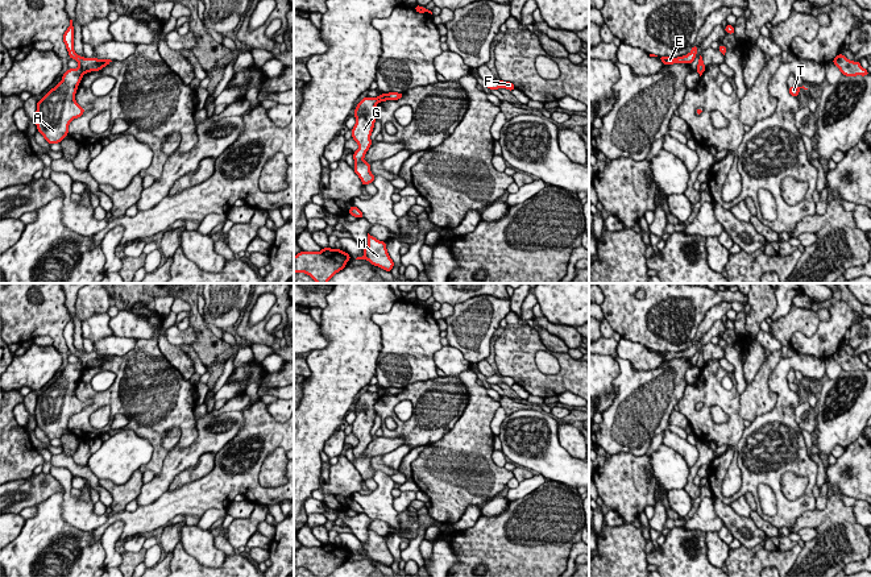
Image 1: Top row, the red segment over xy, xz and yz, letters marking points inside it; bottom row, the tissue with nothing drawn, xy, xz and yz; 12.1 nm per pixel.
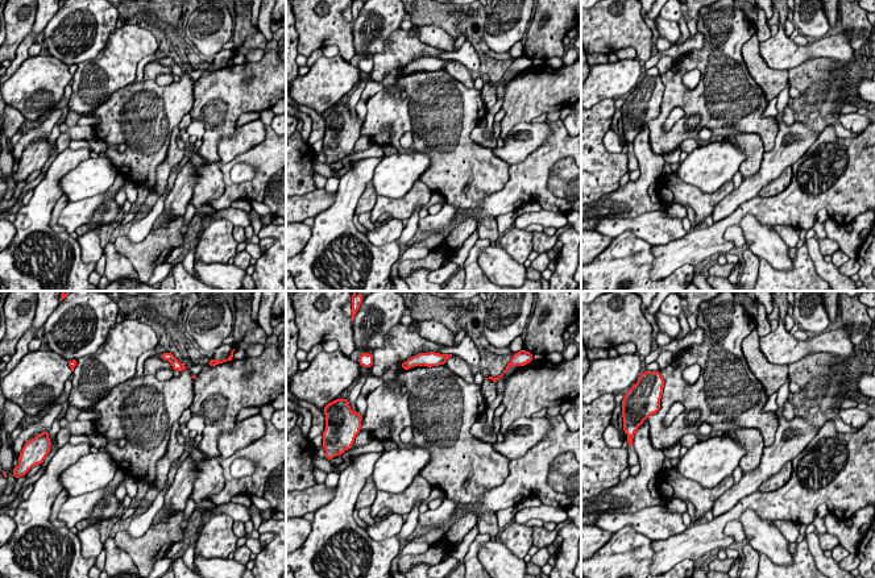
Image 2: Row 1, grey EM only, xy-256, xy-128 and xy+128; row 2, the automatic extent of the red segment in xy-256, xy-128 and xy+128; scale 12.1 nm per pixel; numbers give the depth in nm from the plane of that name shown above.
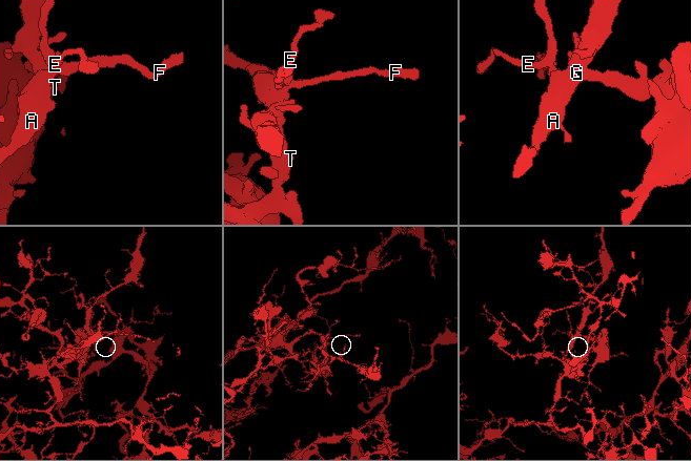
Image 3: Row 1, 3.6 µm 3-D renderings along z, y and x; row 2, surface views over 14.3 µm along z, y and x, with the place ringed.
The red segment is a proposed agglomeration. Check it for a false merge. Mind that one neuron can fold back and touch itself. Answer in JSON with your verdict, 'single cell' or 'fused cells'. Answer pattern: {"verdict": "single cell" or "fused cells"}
{"verdict": "fused cells"}

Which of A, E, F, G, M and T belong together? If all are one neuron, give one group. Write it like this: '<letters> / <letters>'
A G M T / E F

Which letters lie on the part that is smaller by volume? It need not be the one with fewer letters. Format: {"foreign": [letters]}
{"foreign": ["E", "F"]}

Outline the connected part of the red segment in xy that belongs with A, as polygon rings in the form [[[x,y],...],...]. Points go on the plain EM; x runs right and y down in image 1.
[[[80,362],[69,364],[62,375],[37,397],[37,426],[50,440],[59,439],[69,429],[70,418],[84,408],[75,395],[83,370]]]

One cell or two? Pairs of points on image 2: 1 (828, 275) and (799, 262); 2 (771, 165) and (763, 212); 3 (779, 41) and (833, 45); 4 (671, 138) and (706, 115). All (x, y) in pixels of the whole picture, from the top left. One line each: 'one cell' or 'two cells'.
1: two cells
2: two cells
3: one cell
4: one cell

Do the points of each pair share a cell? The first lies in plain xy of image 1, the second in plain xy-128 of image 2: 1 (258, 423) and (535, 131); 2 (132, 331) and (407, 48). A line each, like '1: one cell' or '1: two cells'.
1: two cells
2: two cells

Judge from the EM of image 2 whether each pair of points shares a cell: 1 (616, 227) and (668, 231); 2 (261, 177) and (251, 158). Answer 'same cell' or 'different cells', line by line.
1: same cell
2: same cell

